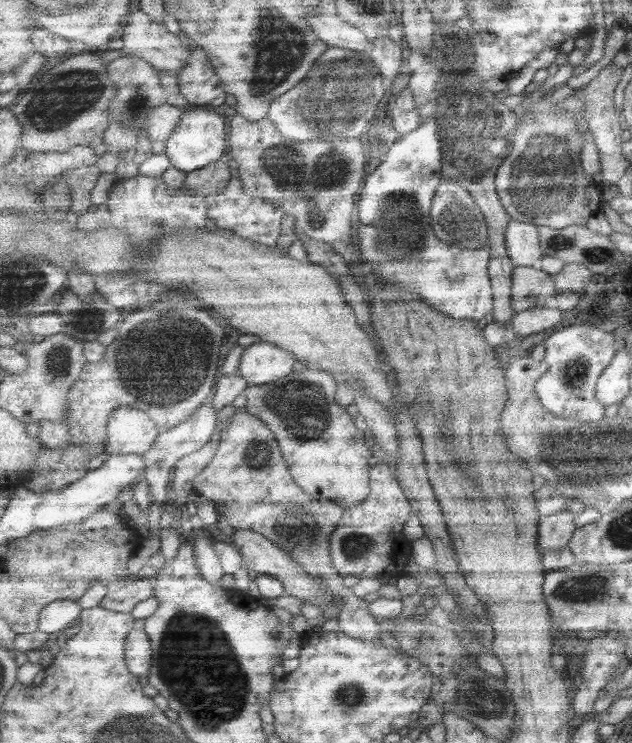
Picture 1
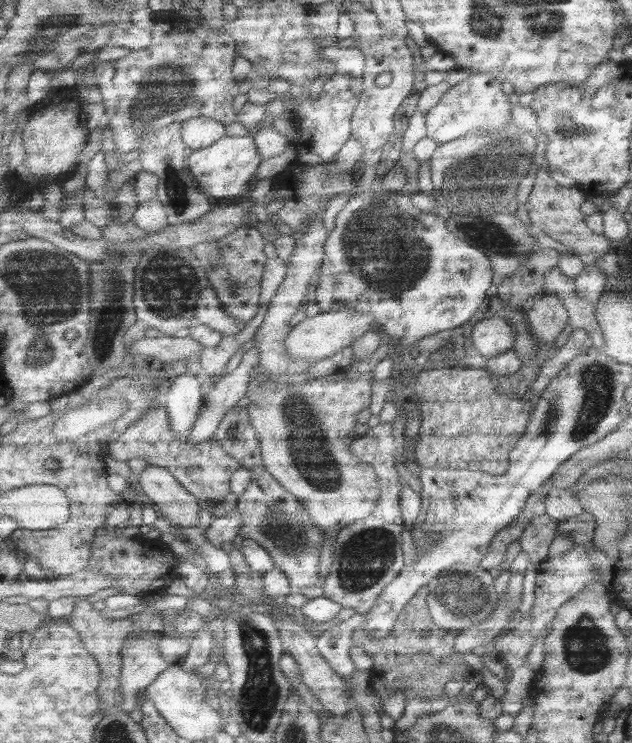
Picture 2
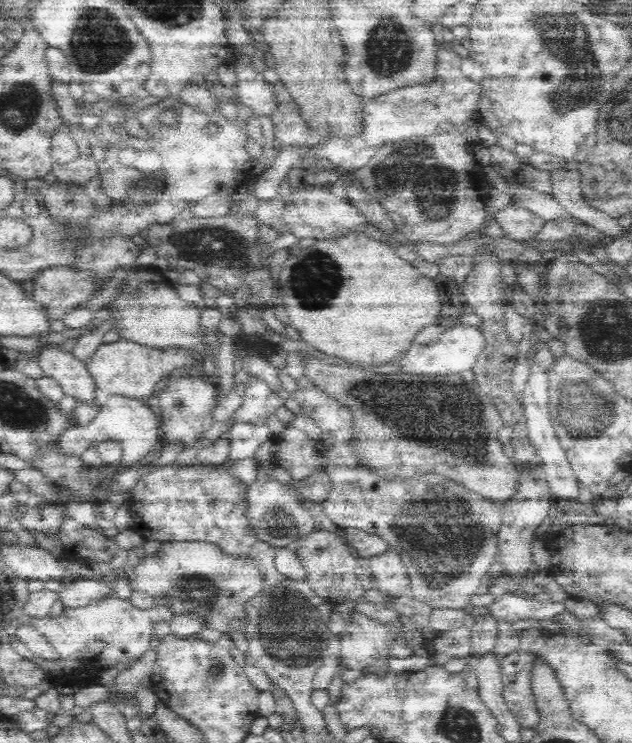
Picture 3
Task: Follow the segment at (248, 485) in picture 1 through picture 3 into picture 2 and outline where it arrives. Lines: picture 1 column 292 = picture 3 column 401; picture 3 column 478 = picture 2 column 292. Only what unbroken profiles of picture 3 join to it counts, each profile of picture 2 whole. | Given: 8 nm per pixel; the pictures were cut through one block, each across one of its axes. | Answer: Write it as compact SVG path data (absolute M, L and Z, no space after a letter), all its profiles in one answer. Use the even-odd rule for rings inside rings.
M235 406L221 422L217 434L213 436L223 444L223 448L241 460L243 468L251 470L251 482L245 492L237 498L237 508L243 514L243 532L239 534L245 540L257 540L263 544L271 556L275 558L275 566L283 570L293 586L295 592L303 592L307 586L317 586L321 574L321 554L325 546L325 534L317 530L313 524L307 508L289 492L285 486L265 468L265 454L261 450L259 434L253 426L247 408Z

